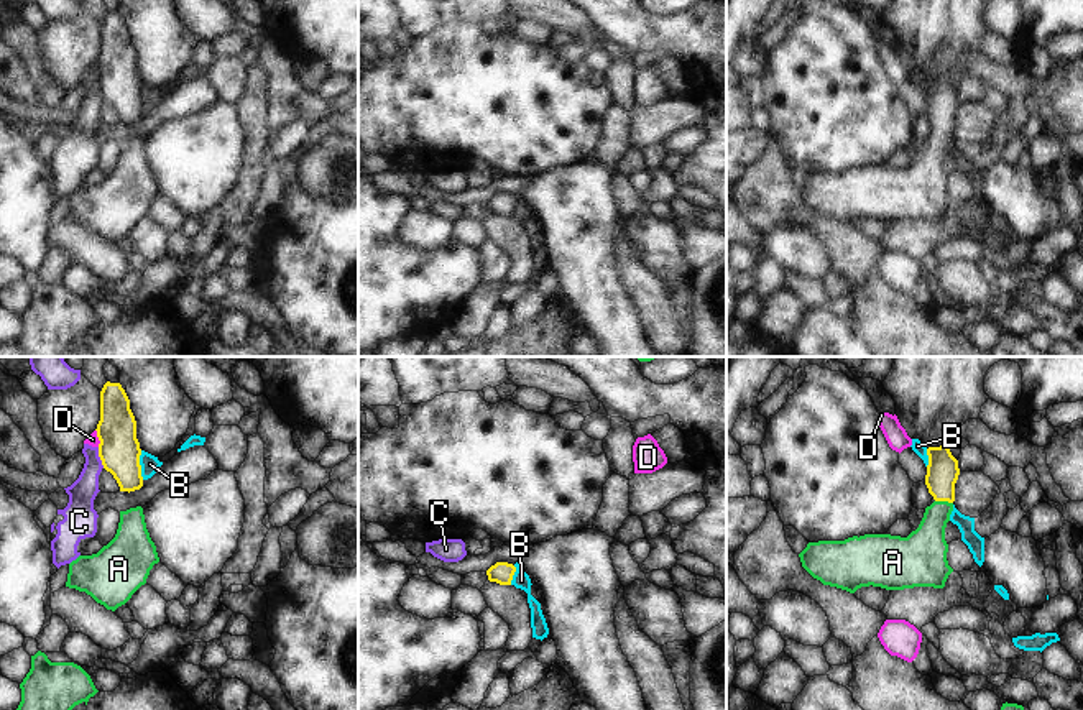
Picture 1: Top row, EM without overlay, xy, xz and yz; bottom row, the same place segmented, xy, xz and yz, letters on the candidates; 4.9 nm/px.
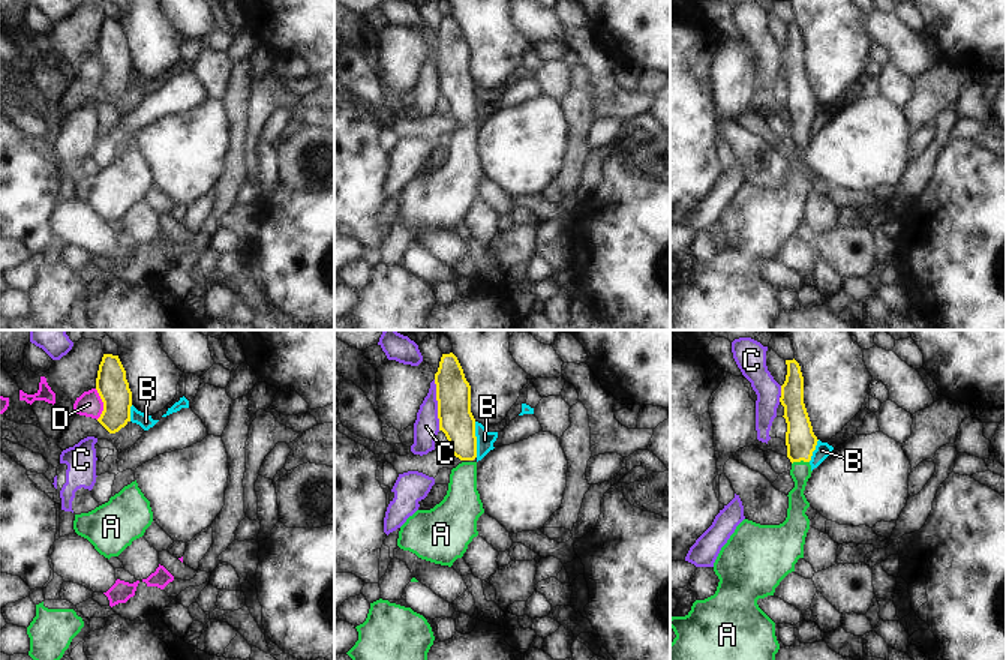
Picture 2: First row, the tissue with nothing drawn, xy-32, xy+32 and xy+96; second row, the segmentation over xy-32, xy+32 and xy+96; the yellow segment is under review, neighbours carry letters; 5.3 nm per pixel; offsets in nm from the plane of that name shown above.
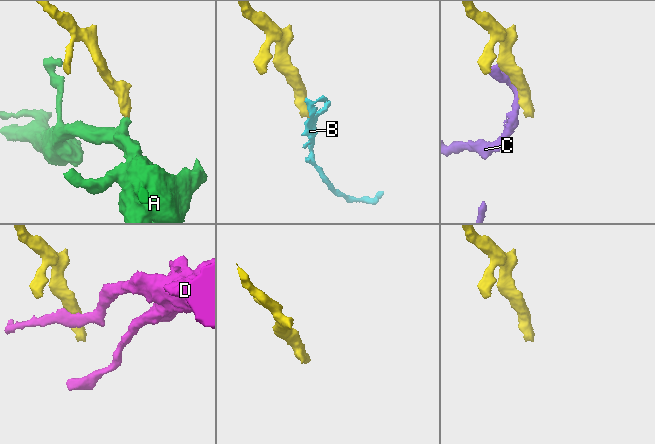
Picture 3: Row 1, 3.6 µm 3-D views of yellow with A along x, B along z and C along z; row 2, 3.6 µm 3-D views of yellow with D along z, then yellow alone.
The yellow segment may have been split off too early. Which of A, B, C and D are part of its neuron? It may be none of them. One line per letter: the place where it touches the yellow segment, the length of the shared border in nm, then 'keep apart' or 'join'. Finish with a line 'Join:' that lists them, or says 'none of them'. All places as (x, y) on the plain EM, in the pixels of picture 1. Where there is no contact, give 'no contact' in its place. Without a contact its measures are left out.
A: meets yellow in yz at (944, 132); contact 90 nm long; join
B: meets yellow in xy at (140, 97); contact 140 nm long; keep apart
C: meets yellow in xy at (99, 87); contact 110 nm long; keep apart
D: meets yellow in xy at (97, 68); contact 90 nm long; keep apart
Join: A

